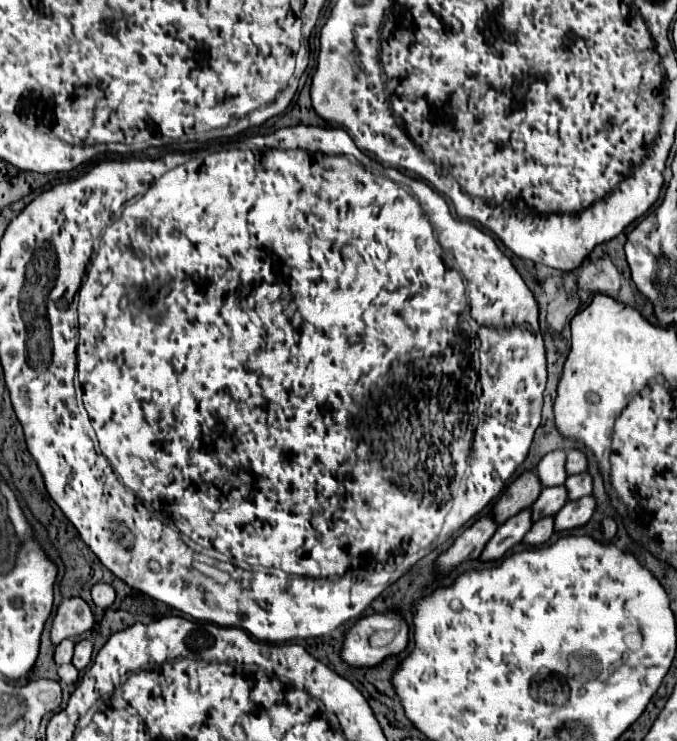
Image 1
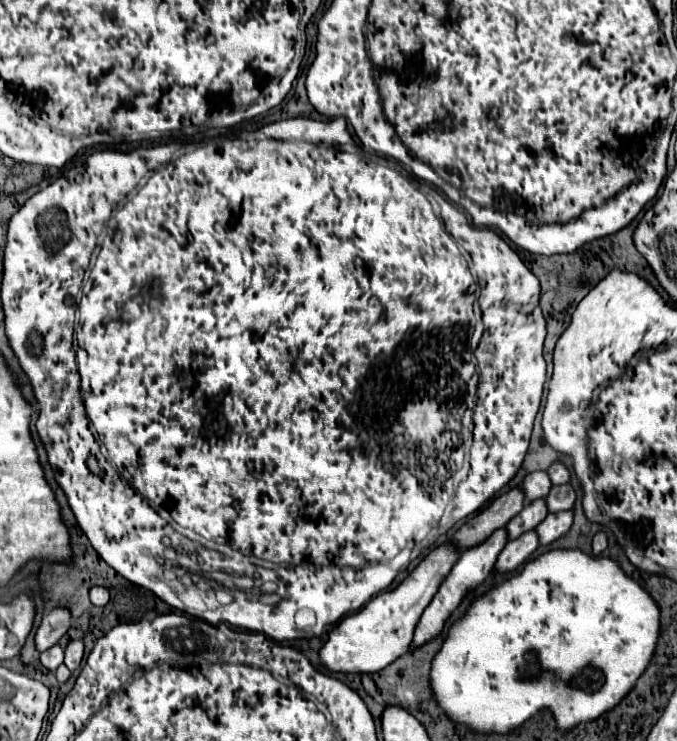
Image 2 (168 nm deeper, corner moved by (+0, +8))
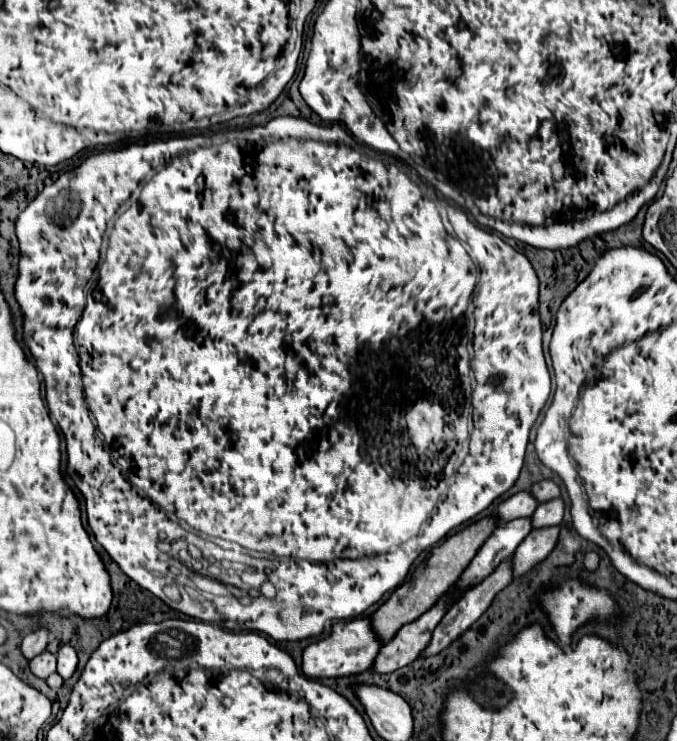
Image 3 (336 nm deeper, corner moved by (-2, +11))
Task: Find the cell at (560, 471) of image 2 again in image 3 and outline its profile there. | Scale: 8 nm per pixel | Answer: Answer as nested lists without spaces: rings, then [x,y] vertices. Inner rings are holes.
[[[544,480],[544,482],[538,482],[530,488],[530,494],[536,498],[538,504],[544,504],[548,500],[554,500],[560,496],[560,488],[558,484],[554,484],[552,480]]]

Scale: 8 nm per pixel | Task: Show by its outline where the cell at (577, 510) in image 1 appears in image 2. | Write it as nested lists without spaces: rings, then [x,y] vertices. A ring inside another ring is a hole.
[[[558,511],[558,513],[548,513],[548,517],[536,527],[540,543],[548,545],[552,541],[556,541],[558,537],[562,537],[570,525],[574,521],[574,511]]]

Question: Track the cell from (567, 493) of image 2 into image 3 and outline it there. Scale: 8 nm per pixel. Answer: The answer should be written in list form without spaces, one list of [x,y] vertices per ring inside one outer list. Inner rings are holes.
[[[562,498],[550,500],[548,504],[540,504],[534,514],[532,514],[532,528],[548,528],[548,526],[558,526],[564,516],[564,502]]]

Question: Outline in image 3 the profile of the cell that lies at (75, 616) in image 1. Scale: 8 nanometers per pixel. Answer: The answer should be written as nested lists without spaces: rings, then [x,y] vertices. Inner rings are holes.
[[[36,630],[36,632],[30,632],[28,636],[24,636],[24,640],[20,644],[20,650],[22,650],[24,658],[32,660],[40,652],[44,652],[44,648],[48,644],[48,636],[50,636],[48,630]]]

